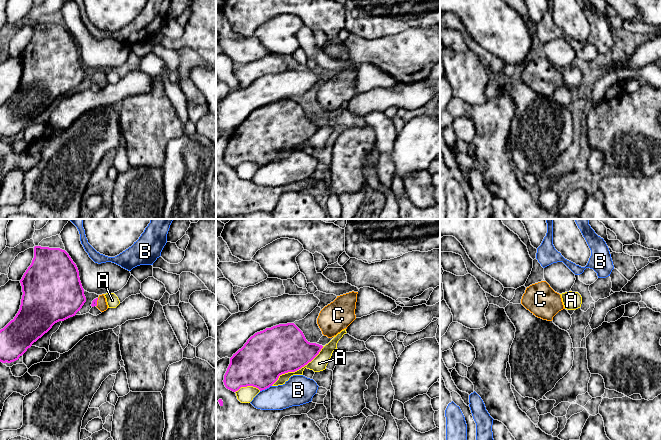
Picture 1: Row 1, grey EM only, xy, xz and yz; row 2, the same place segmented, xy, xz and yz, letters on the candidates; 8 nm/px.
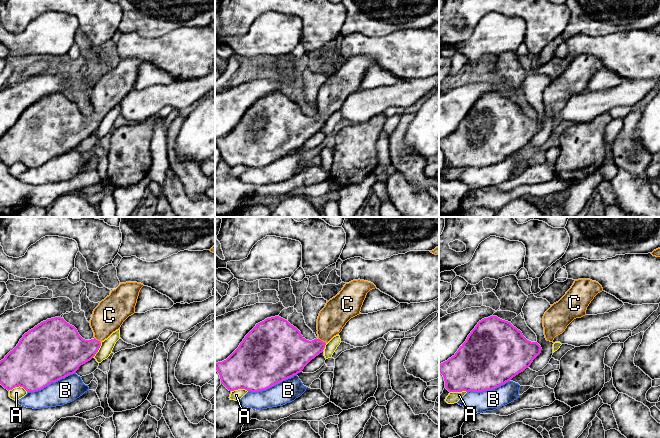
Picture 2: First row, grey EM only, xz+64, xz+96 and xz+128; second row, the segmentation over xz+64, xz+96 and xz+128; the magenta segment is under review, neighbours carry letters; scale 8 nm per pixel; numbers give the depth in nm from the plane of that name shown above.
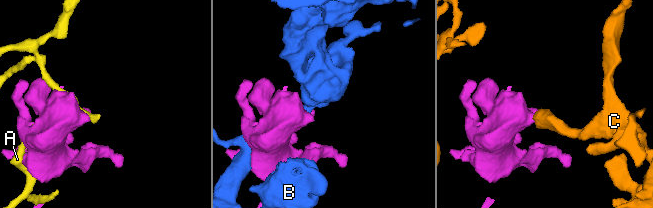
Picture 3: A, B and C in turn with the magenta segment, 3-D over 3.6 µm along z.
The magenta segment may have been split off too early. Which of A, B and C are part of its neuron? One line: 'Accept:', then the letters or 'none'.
Accept: C

